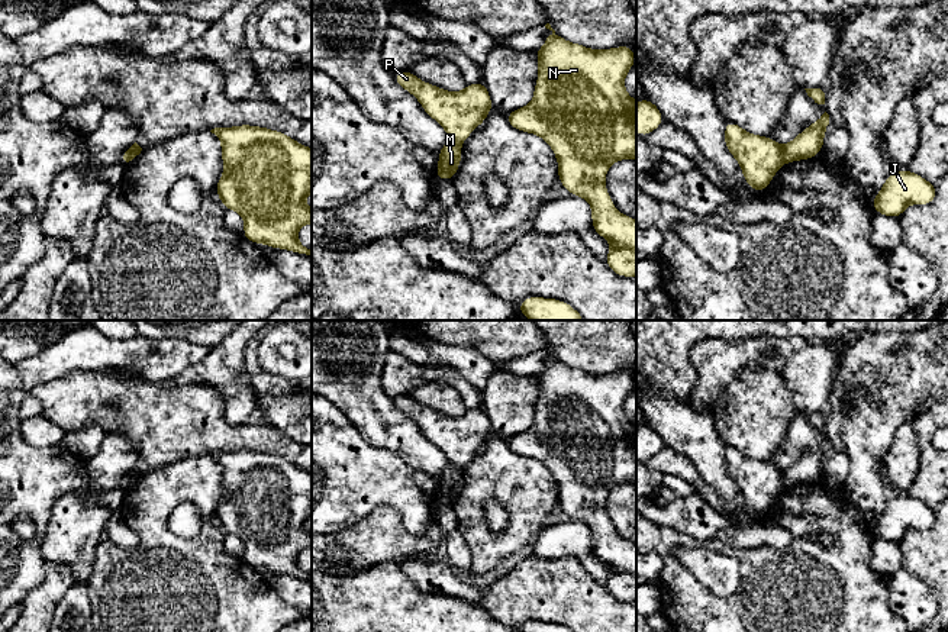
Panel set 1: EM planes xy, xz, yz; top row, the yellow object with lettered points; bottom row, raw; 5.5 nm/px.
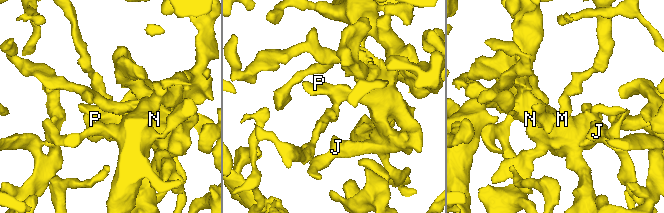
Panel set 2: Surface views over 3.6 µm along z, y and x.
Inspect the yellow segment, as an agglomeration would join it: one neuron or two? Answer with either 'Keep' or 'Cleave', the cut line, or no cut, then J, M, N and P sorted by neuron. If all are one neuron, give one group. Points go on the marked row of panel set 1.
Cleave. Split along xy (131, 148), (131, 157), (126, 163). Groups: J N P / M

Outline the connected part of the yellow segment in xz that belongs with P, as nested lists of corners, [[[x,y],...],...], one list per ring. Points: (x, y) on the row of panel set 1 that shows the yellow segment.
[[[410,71],[393,74],[396,83],[412,93],[423,110],[448,133],[449,141],[461,145],[493,110],[491,99],[483,83],[467,84],[458,93],[420,81]]]

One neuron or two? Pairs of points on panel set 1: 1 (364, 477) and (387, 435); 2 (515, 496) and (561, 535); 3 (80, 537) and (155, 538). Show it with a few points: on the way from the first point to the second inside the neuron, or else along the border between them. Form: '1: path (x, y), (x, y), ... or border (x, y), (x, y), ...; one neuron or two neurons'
1: border (354, 426), (371, 444), (396, 454), (409, 466); two neurons
2: border (544, 525), (532, 542); two neurons
3: border (105, 537), (97, 547), (92, 568); two neurons

